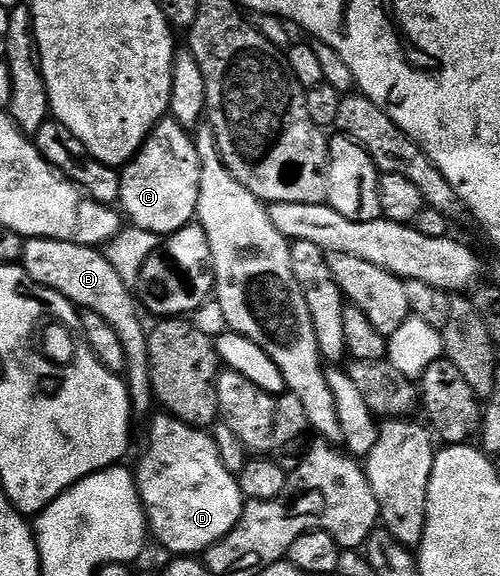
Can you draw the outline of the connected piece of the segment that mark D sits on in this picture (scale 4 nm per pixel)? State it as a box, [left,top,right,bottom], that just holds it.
[134,416,245,554]

